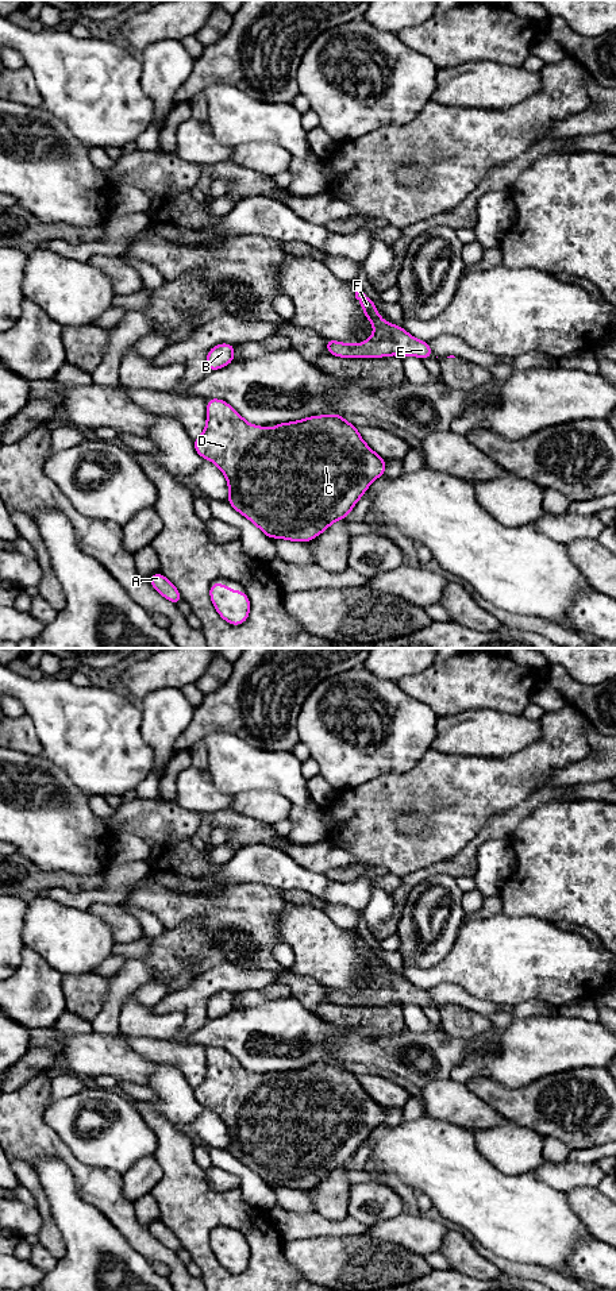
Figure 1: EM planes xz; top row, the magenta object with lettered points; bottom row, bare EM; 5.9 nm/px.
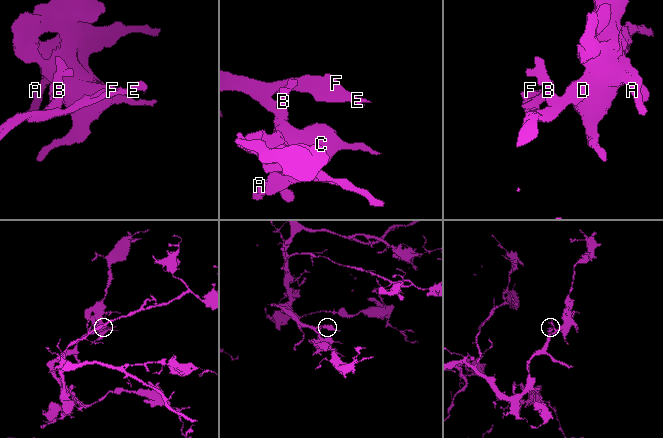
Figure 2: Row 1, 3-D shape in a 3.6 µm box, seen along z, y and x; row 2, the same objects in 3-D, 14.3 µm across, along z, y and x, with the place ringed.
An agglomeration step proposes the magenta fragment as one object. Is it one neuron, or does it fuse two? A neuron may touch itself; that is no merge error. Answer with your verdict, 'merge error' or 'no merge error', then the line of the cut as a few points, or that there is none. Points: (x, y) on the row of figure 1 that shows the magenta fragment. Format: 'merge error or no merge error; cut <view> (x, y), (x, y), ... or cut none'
no merge error; cut none

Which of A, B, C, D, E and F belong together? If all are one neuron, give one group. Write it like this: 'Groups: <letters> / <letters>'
Groups: A B C D E F

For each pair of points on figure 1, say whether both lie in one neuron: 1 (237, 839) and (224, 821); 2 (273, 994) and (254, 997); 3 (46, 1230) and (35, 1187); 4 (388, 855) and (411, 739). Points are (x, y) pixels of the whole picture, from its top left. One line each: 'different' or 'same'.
1: same
2: same
3: same
4: different

